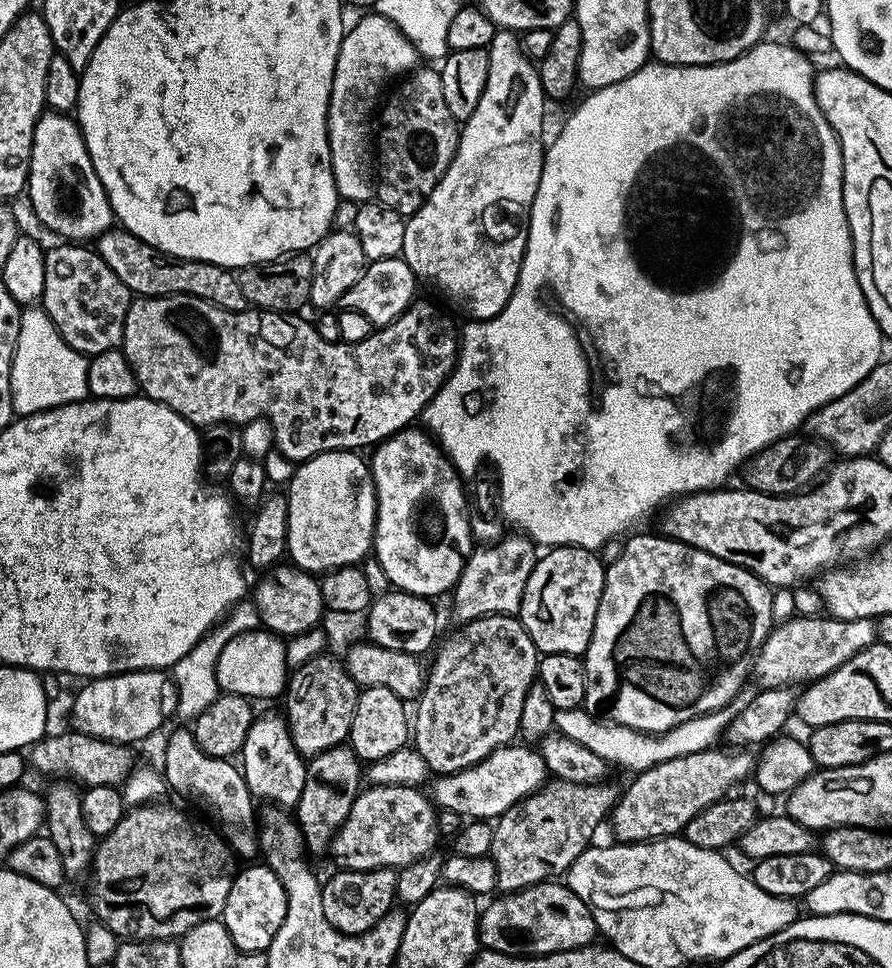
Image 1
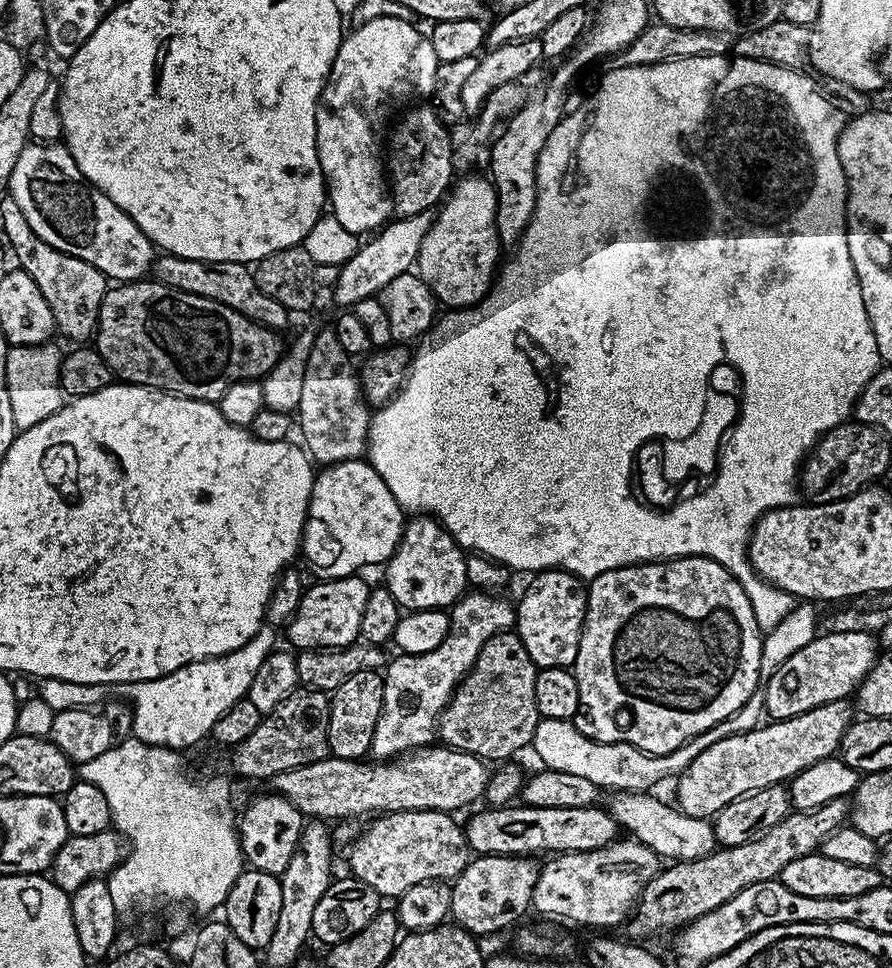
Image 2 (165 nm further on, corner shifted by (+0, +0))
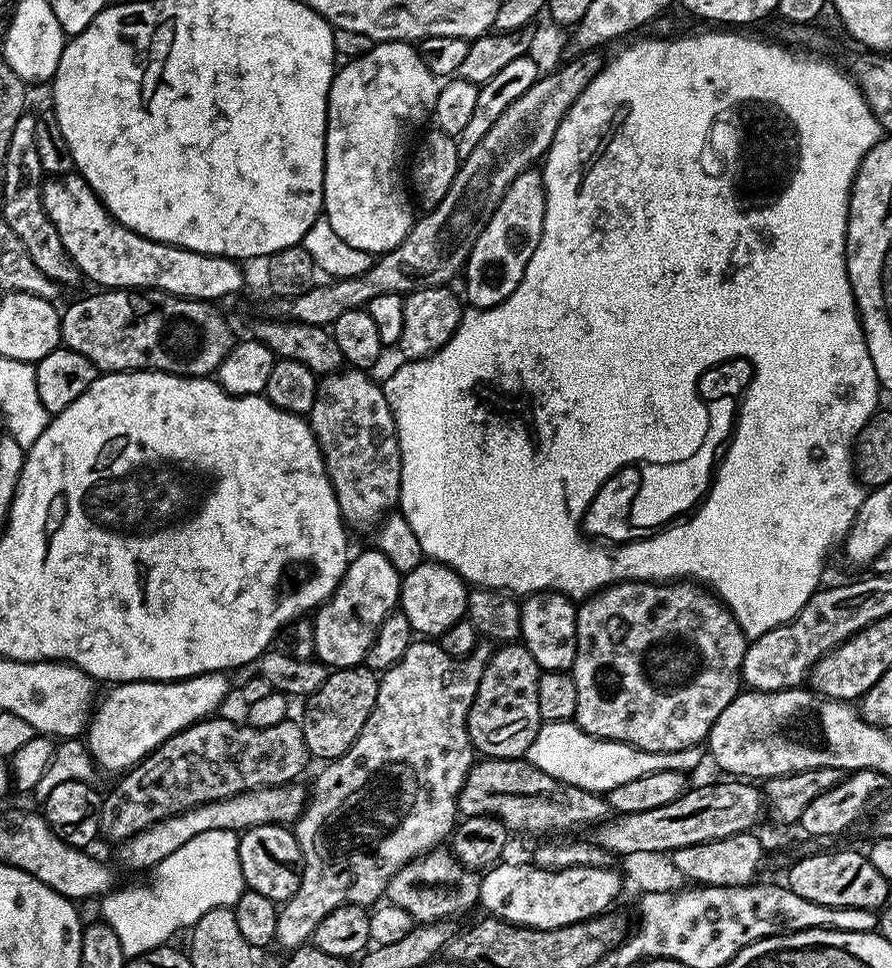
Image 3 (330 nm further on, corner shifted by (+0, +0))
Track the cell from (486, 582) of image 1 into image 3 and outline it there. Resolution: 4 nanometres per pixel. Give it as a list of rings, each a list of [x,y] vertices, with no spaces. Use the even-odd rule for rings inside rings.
[[[428,638],[417,639],[402,654],[400,661],[394,666],[390,666],[380,676],[378,686],[378,698],[374,702],[374,710],[370,718],[366,718],[366,726],[362,726],[362,734],[350,746],[346,754],[342,754],[336,760],[329,760],[323,765],[324,768],[316,776],[312,788],[310,784],[310,795],[304,805],[304,813],[294,825],[296,841],[304,855],[304,873],[300,876],[300,888],[290,897],[287,902],[281,903],[278,908],[278,930],[276,931],[275,943],[281,944],[285,950],[293,950],[307,945],[315,933],[315,928],[331,911],[343,904],[356,904],[361,906],[372,906],[385,895],[388,883],[393,874],[400,868],[404,868],[415,860],[417,856],[423,856],[425,852],[435,849],[437,846],[449,839],[452,829],[458,823],[458,801],[460,791],[466,782],[468,772],[474,763],[474,749],[472,739],[468,733],[468,715],[470,706],[474,702],[474,694],[478,694],[478,682],[482,682],[482,674],[486,670],[488,660],[494,651],[493,645],[488,642],[481,642],[476,645],[469,656],[451,656],[442,650],[439,643]]]

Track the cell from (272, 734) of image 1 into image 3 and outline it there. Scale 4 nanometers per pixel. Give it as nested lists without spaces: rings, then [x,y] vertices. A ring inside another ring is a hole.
[[[263,824],[248,828],[240,836],[238,858],[245,885],[251,891],[262,894],[262,898],[287,902],[300,888],[300,876],[304,873],[304,855],[291,827]]]

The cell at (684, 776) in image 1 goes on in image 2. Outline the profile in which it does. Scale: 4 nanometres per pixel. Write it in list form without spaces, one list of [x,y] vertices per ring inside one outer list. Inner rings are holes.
[[[835,700],[814,710],[806,710],[806,714],[798,714],[785,720],[764,722],[748,732],[739,732],[730,738],[722,738],[722,742],[714,742],[714,746],[702,750],[702,754],[698,754],[698,758],[694,758],[694,762],[690,762],[690,766],[686,766],[680,773],[675,781],[675,784],[677,783],[675,803],[680,811],[688,816],[712,818],[739,796],[792,781],[802,770],[806,770],[806,766],[814,766],[814,762],[822,762],[837,755],[842,734],[854,720],[851,711],[853,712],[853,709],[848,700]]]

